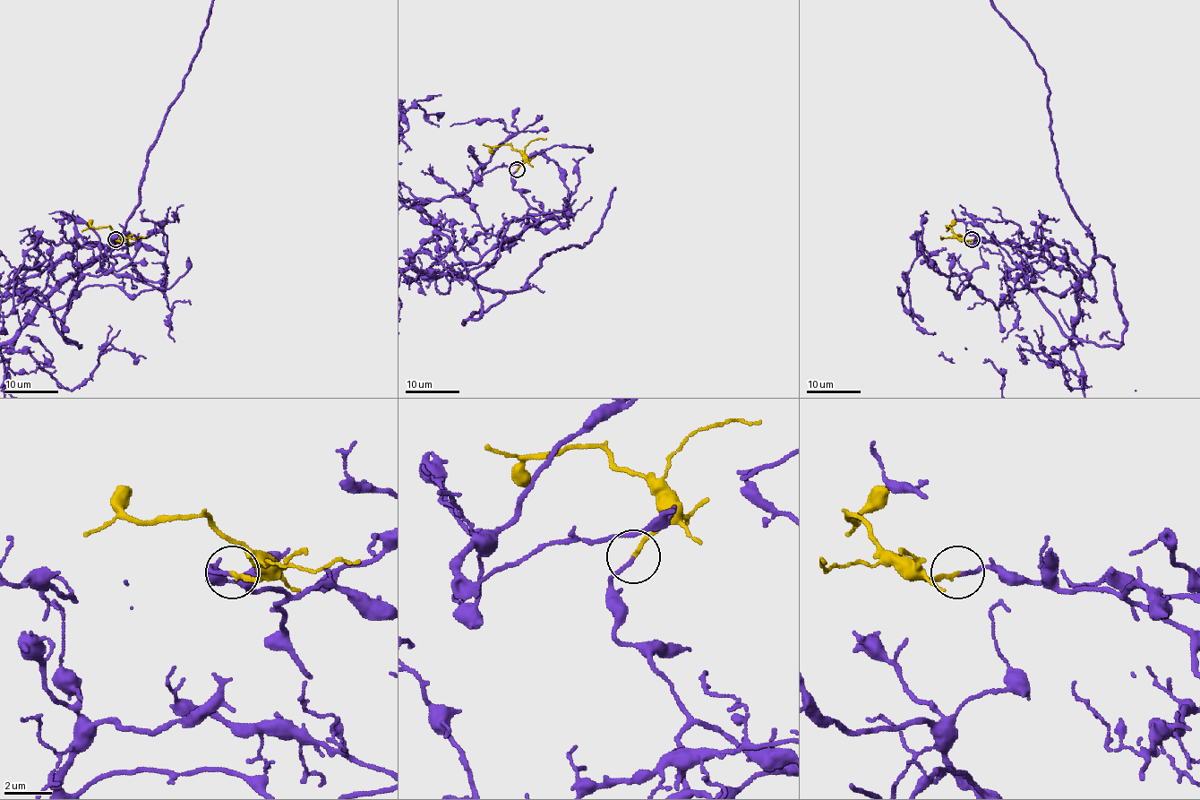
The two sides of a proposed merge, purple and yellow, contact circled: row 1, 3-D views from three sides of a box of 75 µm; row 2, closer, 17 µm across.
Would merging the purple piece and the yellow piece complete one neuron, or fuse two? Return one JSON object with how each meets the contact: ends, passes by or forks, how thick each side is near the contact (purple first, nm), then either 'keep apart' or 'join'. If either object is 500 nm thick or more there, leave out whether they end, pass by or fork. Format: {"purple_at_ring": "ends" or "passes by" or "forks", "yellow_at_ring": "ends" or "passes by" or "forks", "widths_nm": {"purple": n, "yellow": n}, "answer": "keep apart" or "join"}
{"purple_at_ring": "ends", "yellow_at_ring": "ends", "widths_nm": {"purple": 130, "yellow": 170}, "answer": "join"}

